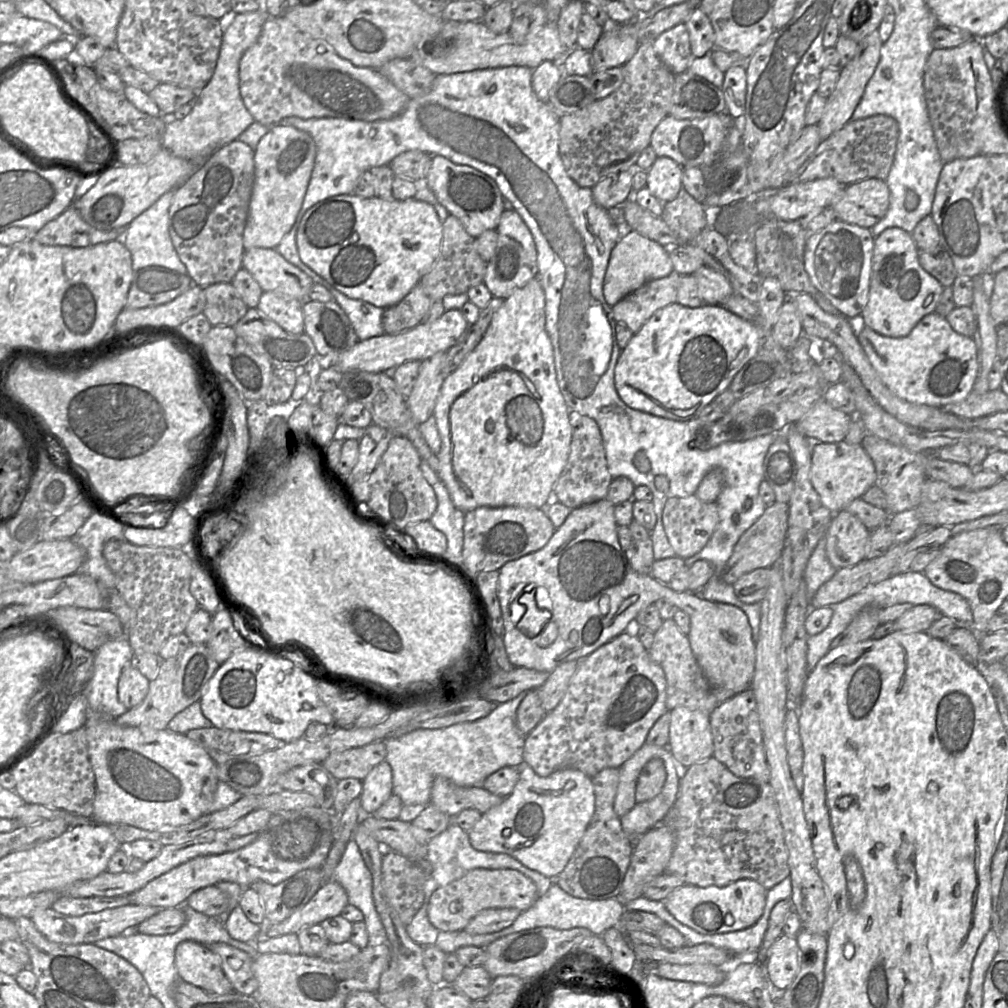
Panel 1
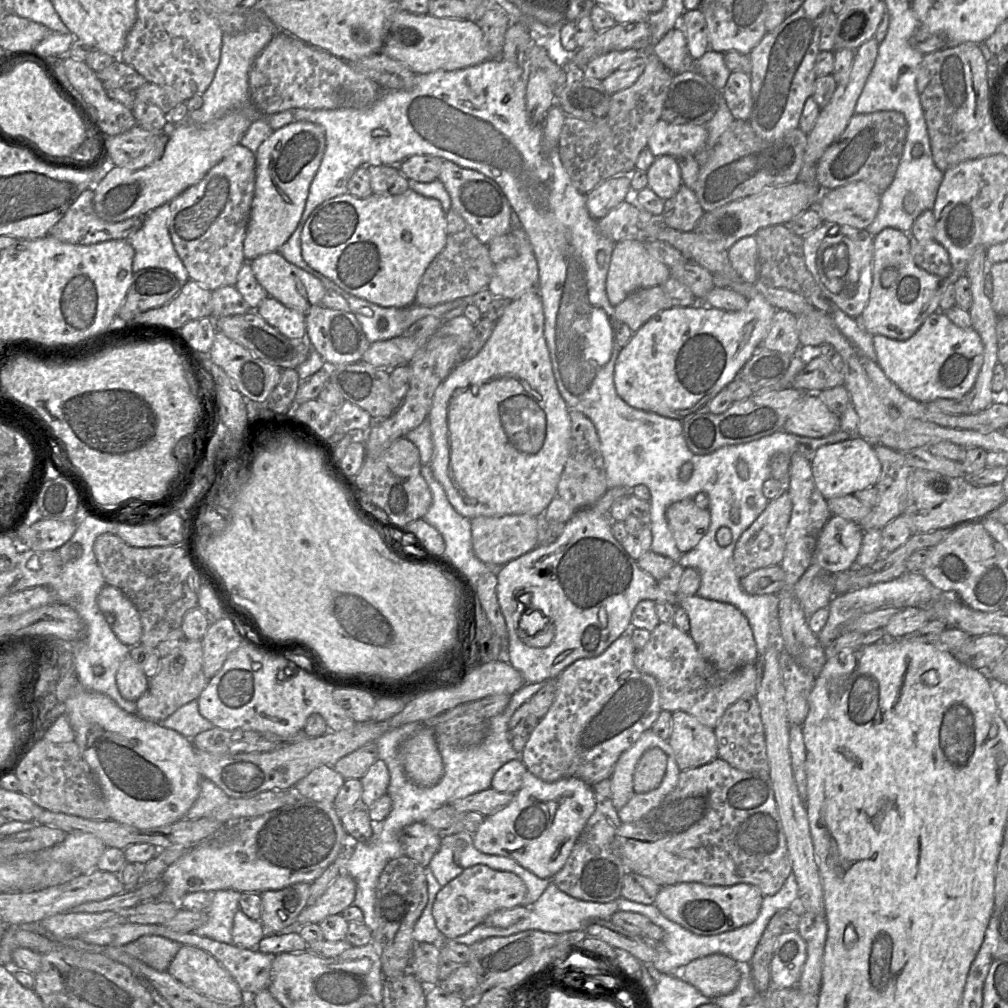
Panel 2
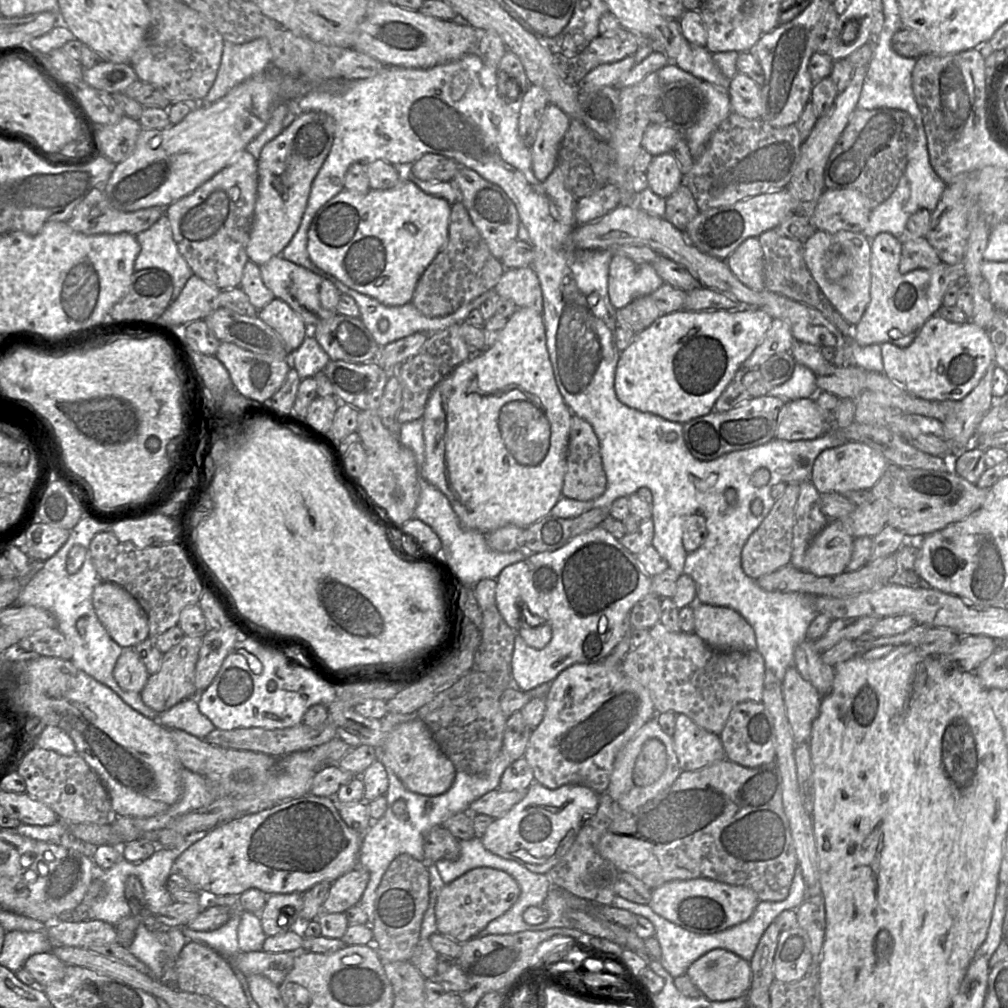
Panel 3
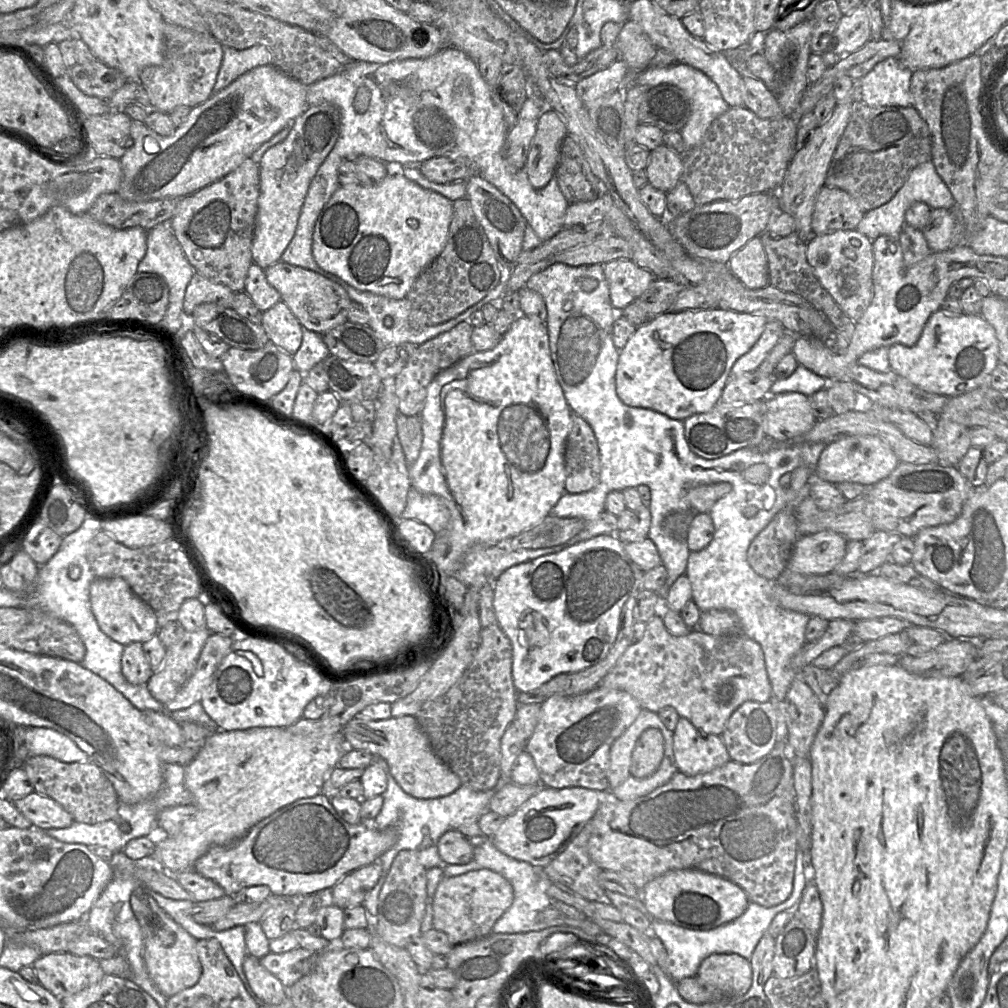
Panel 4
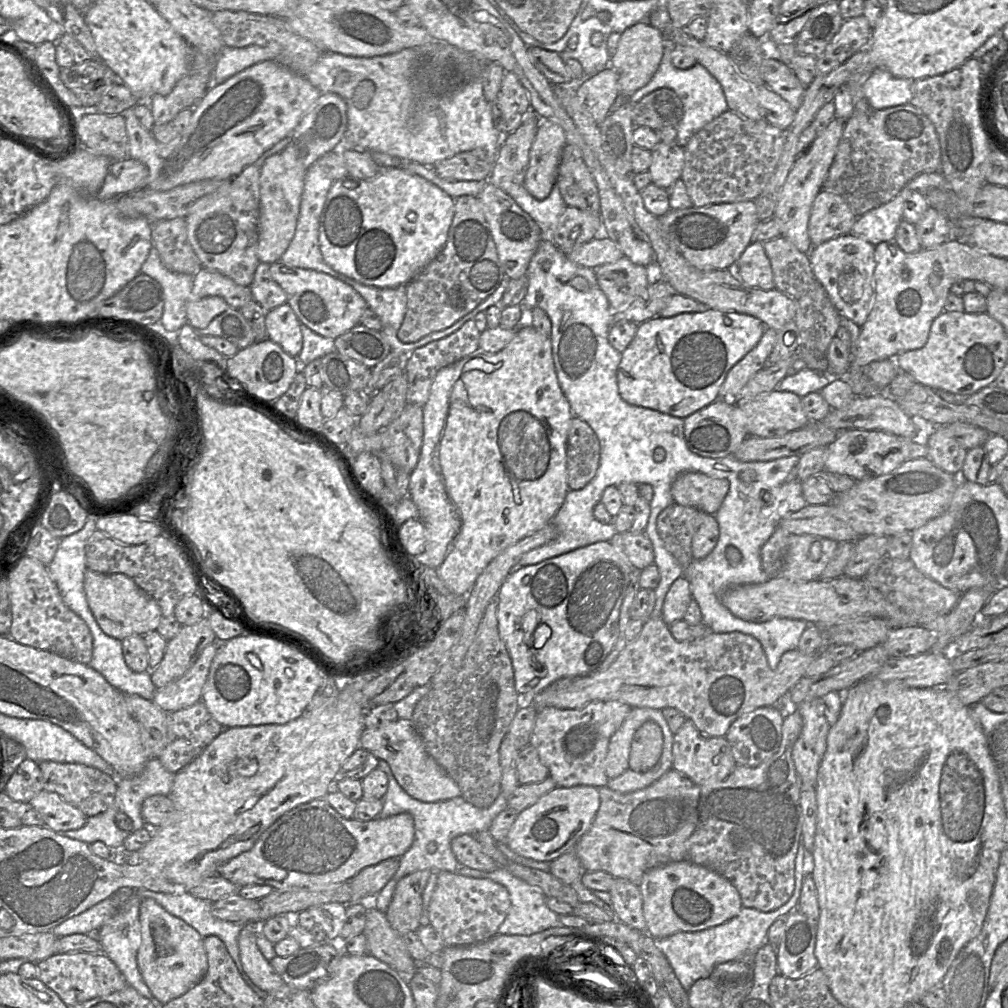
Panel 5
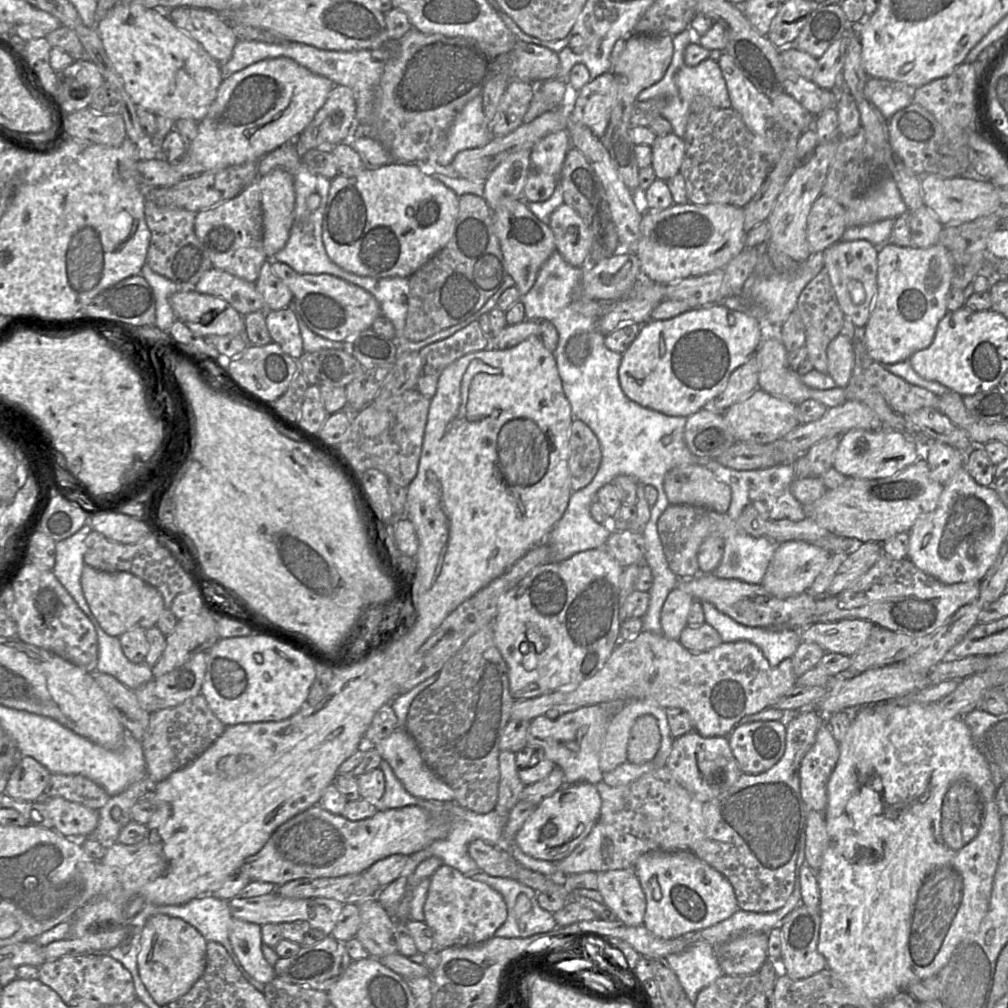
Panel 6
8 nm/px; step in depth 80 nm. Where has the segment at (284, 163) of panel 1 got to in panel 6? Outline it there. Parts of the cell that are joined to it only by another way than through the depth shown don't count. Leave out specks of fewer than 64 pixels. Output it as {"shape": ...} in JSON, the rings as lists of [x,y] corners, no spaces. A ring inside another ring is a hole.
{"shape":[[[335,85],[309,125],[295,138],[299,157],[311,149],[326,150],[355,131],[356,103],[352,90]],[[275,168],[260,177],[263,212],[263,247],[268,260],[286,245],[294,219],[295,189],[293,176]]]}

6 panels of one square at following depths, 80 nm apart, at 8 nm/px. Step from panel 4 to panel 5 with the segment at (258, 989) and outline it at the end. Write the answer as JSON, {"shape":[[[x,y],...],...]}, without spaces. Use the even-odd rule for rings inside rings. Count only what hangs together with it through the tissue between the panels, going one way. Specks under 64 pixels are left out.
{"shape":[[[254,923],[244,924],[239,937],[238,947],[244,971],[263,991],[269,993],[284,985],[283,979],[263,956],[257,946],[257,931]]]}

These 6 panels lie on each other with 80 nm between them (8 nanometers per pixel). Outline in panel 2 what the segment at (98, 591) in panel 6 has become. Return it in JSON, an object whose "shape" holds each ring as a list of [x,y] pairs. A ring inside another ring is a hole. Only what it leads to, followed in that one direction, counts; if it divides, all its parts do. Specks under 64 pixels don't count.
{"shape":[[[106,584],[97,596],[97,604],[123,644],[134,647],[140,643],[142,625],[139,612],[120,589]]]}

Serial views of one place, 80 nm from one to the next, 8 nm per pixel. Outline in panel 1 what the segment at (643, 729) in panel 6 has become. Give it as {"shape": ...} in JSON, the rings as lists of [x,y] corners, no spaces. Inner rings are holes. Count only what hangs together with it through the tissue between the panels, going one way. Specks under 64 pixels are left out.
{"shape":[[[659,758],[649,760],[642,768],[636,783],[635,801],[642,803],[655,798],[666,781],[664,763]]]}

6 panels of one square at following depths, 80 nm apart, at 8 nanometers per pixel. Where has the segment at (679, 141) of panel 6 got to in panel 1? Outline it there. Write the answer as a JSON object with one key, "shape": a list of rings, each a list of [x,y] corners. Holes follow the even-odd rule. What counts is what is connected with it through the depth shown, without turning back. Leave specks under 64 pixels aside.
{"shape":[[[657,157],[647,171],[647,188],[661,203],[670,202],[682,189],[682,171],[673,159]]]}

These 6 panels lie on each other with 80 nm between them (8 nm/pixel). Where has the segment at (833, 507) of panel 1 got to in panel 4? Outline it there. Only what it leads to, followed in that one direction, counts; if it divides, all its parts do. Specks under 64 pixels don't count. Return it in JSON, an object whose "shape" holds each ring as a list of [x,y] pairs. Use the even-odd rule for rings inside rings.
{"shape":[[[846,436],[826,444],[819,456],[815,474],[818,478],[834,485],[841,482],[852,482],[869,487],[886,478],[899,462],[890,446],[877,436]]]}

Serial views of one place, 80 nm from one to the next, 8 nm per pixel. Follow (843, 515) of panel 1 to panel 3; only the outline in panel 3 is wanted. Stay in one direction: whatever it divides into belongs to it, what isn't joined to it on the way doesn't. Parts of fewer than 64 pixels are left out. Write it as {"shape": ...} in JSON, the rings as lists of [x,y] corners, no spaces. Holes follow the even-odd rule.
{"shape":[[[830,520],[808,547],[802,570],[816,576],[845,571],[852,555],[854,537],[838,520]]]}

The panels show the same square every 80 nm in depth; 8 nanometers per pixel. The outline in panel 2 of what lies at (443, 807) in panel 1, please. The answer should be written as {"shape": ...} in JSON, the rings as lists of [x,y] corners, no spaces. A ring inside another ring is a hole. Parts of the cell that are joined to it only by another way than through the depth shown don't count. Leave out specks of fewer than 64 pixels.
{"shape":[[[492,788],[453,801],[450,805],[459,813],[478,812],[490,816],[507,806],[515,793],[500,793]]]}

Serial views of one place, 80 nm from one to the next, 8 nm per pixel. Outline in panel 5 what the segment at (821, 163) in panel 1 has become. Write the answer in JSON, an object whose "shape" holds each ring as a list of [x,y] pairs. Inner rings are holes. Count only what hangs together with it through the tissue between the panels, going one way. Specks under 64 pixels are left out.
{"shape":[[[912,104],[887,109],[855,110],[845,126],[834,160],[823,183],[823,189],[843,197],[852,212],[861,216],[891,201],[914,177],[922,173],[941,173],[941,148],[931,120]]]}

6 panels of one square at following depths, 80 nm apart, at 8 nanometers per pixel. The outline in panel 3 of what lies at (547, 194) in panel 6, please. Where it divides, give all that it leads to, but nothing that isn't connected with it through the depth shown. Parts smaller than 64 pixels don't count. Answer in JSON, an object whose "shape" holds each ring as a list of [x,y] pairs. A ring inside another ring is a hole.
{"shape":[[[554,104],[543,113],[541,125],[531,145],[532,171],[535,178],[544,181],[557,165],[558,151],[571,118]]]}

